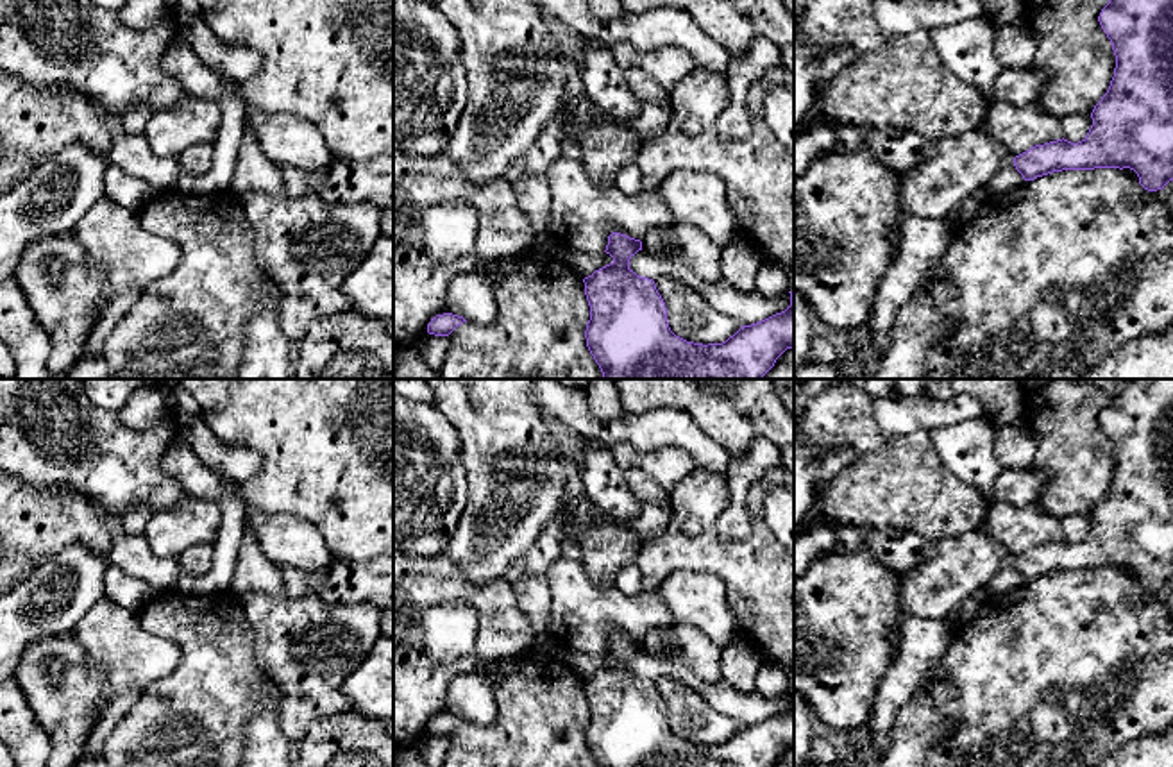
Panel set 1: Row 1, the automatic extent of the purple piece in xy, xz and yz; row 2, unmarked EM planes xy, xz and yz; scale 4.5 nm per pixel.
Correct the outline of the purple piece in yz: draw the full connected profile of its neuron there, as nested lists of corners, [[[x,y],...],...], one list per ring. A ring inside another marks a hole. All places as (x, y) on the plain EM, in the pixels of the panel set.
[[[1128,379],[1123,392],[1101,409],[1098,422],[1112,443],[1116,468],[1107,493],[1091,513],[1093,526],[1087,536],[1078,544],[1062,538],[1035,545],[1016,558],[983,529],[937,542],[937,551],[930,560],[899,576],[896,601],[899,624],[892,633],[896,649],[901,642],[903,617],[912,615],[919,620],[946,620],[960,603],[980,594],[1001,569],[1010,565],[1016,567],[1025,581],[1062,570],[1094,569],[1130,569],[1137,574],[1139,585],[1148,592],[1162,590],[1173,581],[1173,379]]]

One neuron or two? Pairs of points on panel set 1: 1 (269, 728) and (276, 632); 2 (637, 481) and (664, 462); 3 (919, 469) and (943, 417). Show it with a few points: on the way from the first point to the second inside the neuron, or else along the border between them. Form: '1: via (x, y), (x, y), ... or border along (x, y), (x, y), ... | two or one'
1: border along (274, 682), (283, 694), (281, 724) | two
2: border along (624, 469), (641, 469), (667, 490) | two
3: border along (928, 429), (914, 433), (886, 431) | two

